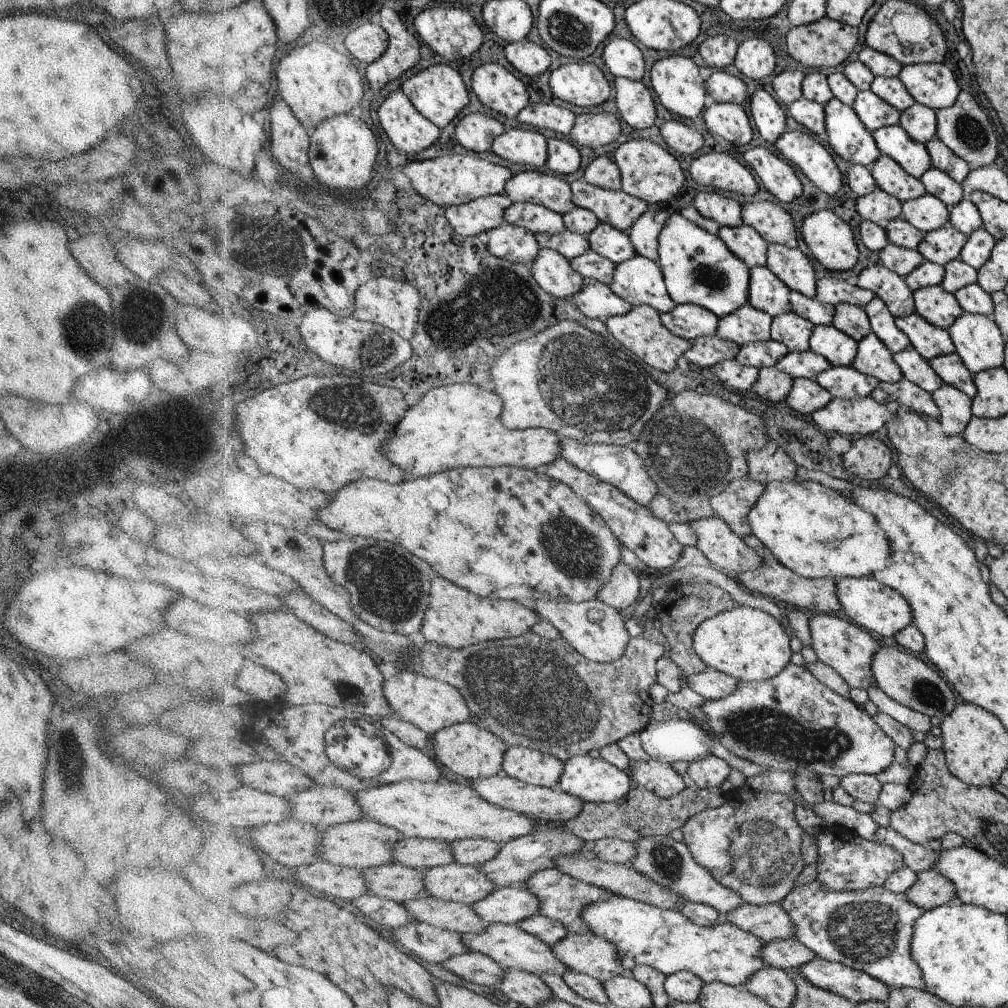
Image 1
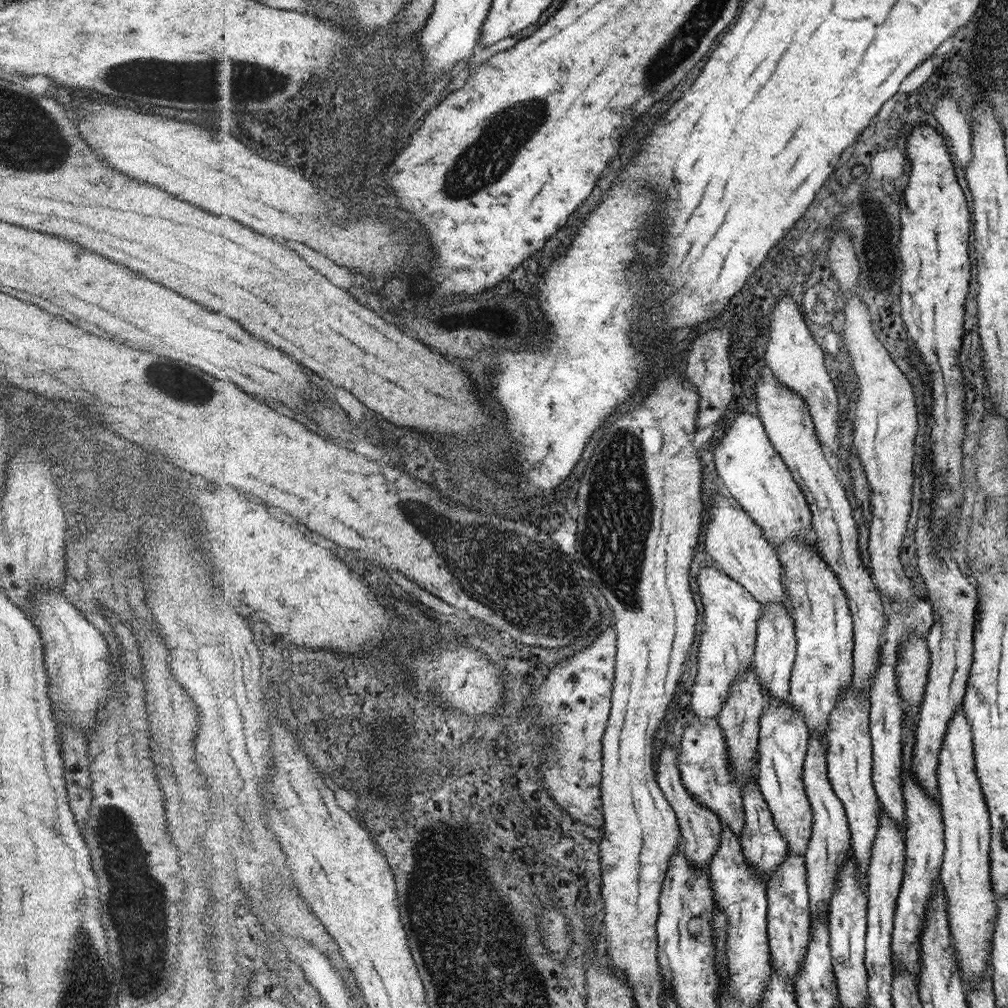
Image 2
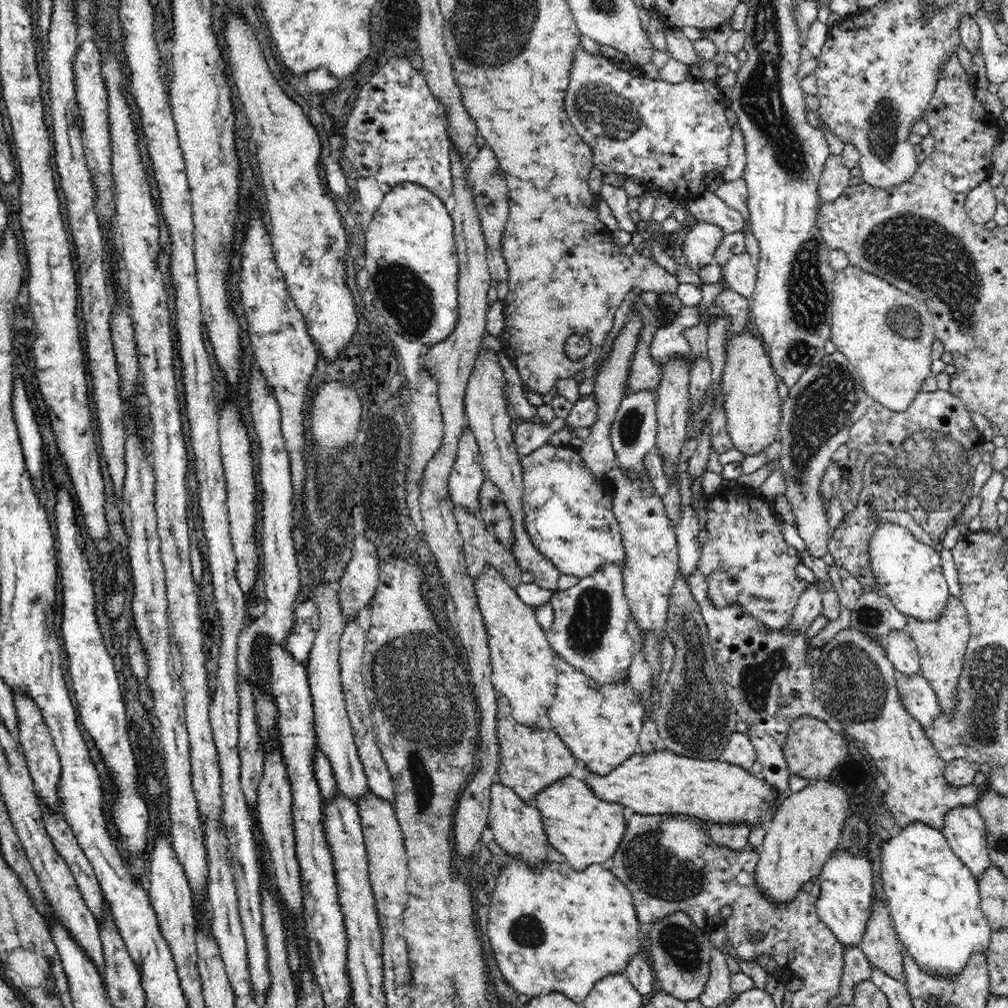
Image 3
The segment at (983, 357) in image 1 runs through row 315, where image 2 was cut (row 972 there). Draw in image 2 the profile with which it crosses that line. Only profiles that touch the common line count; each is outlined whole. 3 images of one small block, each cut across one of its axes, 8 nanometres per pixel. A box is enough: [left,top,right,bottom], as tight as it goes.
[936,705,996,990]

